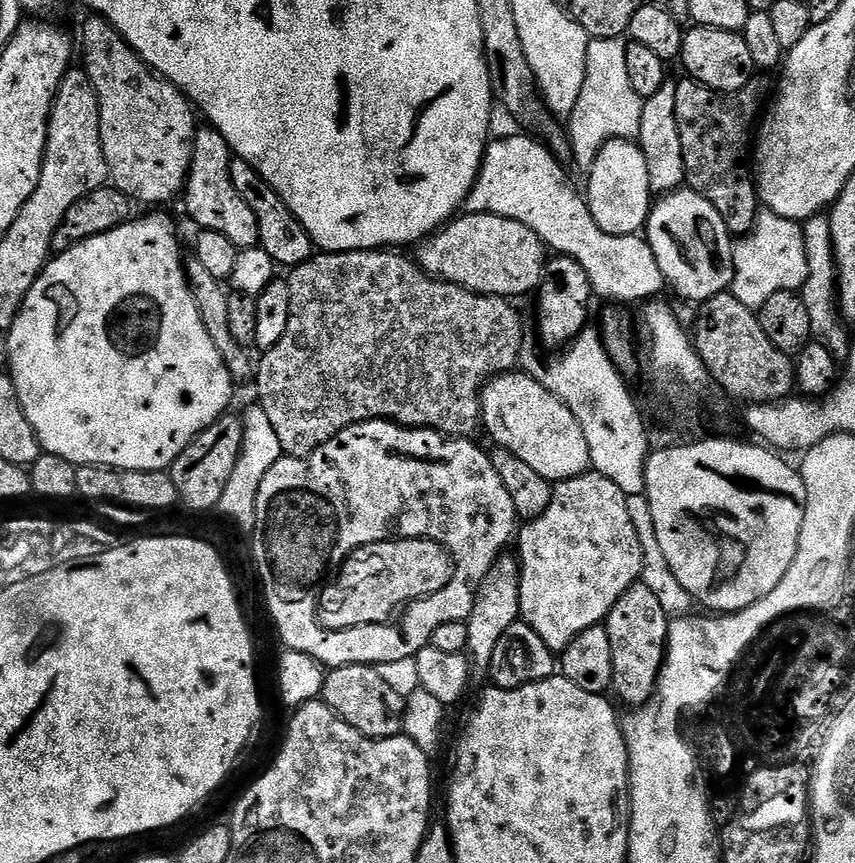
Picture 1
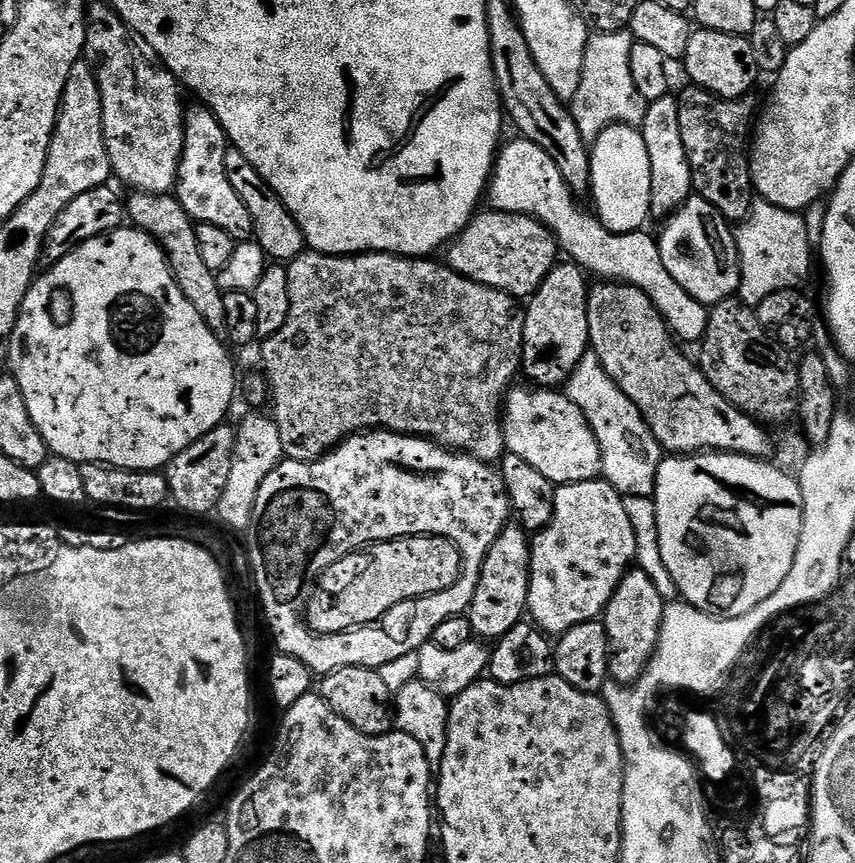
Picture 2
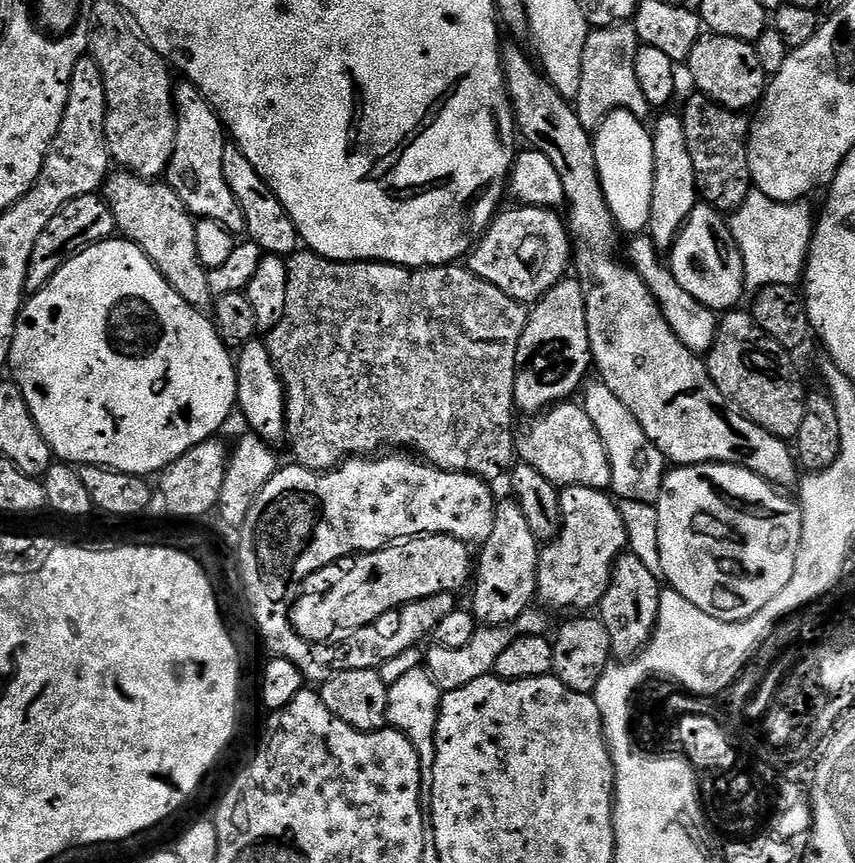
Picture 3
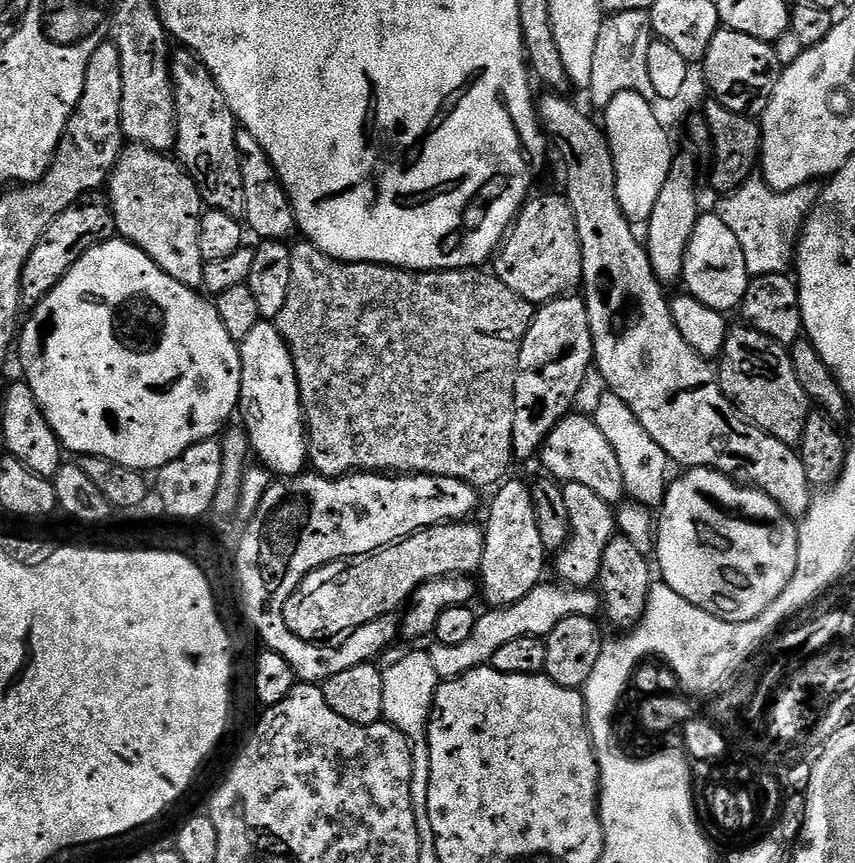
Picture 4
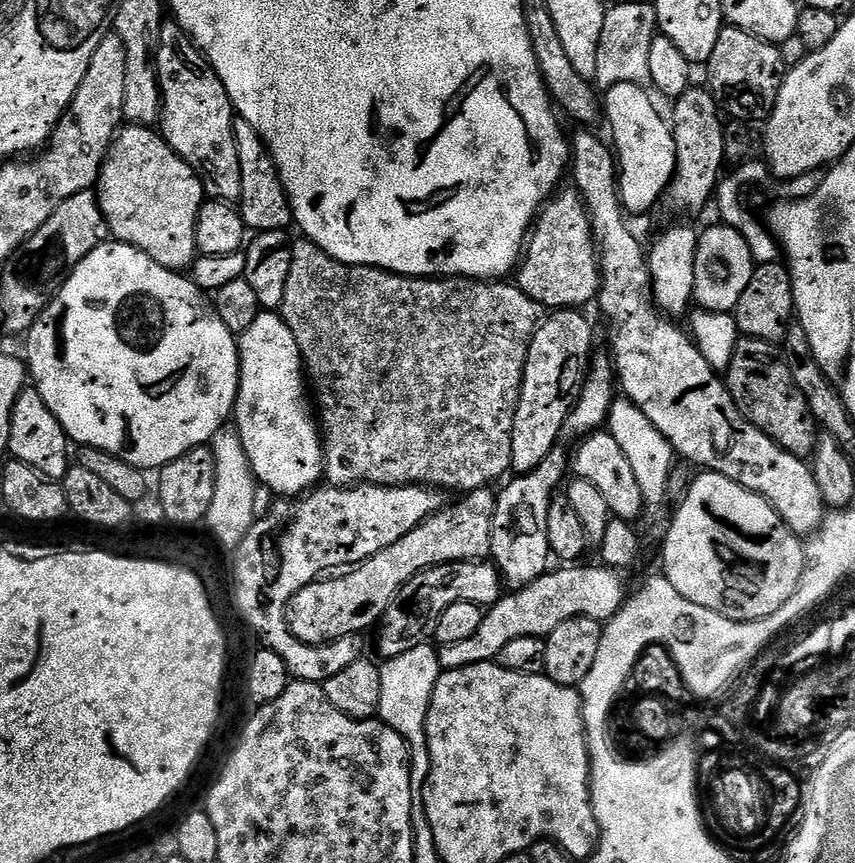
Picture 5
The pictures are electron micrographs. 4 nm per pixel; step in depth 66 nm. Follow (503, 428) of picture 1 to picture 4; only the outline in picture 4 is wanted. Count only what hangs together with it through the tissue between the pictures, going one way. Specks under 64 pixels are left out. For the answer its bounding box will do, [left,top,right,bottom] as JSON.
[542,414,625,505]

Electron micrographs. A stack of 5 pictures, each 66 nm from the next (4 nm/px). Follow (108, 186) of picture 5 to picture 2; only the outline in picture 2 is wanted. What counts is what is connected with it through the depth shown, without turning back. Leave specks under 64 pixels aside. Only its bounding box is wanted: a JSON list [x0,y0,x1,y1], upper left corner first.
[126,192,226,334]

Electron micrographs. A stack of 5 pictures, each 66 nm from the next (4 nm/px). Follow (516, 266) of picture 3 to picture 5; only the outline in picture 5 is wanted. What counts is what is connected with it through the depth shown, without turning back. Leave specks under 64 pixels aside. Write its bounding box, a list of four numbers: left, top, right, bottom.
[514,192,602,310]

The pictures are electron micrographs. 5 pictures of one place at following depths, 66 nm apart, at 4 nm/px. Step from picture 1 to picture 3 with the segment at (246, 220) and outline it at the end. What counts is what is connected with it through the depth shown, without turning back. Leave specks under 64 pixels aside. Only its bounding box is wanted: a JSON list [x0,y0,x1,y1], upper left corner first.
[171,82,245,234]

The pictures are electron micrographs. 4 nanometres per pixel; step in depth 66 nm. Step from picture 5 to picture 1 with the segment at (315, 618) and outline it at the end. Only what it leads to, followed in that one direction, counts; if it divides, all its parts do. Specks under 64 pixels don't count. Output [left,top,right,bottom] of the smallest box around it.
[318,538,454,632]

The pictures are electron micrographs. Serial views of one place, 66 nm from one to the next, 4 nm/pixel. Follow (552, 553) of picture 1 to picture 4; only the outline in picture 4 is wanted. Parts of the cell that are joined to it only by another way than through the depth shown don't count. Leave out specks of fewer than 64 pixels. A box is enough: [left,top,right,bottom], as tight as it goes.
[556,484,617,588]

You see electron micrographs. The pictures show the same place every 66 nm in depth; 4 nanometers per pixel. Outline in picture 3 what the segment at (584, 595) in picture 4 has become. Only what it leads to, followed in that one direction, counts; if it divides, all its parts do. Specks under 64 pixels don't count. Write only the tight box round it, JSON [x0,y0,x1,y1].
[426,606,549,693]

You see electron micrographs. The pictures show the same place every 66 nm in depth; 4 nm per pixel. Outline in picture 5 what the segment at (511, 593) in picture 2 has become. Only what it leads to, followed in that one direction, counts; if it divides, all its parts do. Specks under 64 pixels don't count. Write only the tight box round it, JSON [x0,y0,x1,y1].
[490,446,569,589]

